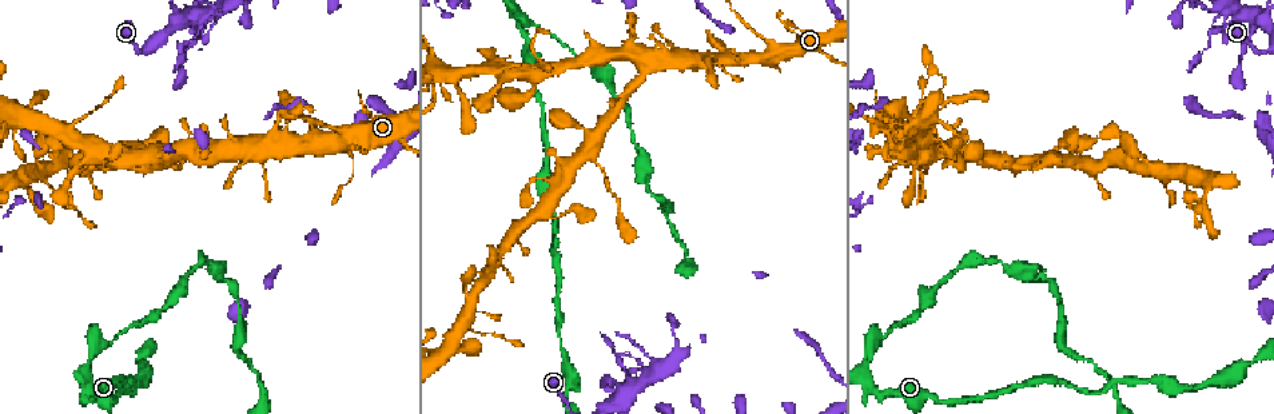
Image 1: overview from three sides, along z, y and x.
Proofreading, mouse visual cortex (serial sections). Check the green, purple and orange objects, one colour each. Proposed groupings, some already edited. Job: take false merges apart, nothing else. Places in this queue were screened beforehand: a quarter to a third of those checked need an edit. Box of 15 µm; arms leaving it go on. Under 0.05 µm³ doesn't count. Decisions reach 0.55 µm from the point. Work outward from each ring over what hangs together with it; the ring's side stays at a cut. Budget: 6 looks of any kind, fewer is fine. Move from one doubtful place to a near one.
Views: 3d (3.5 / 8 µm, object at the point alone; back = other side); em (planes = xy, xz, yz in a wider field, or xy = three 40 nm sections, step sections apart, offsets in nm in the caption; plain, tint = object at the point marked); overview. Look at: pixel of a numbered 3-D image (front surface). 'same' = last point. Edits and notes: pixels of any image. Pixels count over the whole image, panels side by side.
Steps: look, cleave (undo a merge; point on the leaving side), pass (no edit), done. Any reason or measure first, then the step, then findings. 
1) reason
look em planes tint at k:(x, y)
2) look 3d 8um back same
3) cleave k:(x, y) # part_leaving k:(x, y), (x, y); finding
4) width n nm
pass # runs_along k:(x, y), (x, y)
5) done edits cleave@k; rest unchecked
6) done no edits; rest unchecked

look 3d 3.5um at 1:(1224, 27)

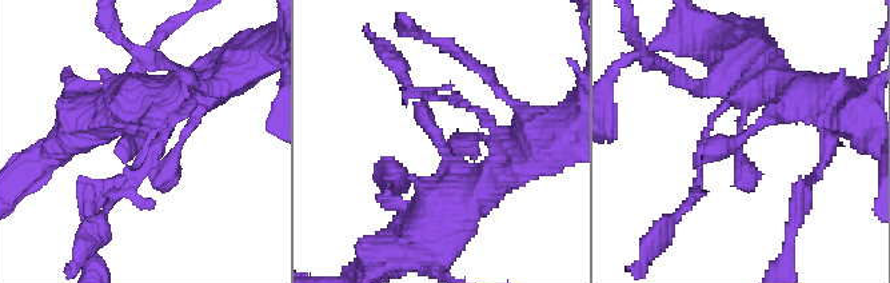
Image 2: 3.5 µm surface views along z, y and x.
arm_widths 100, 450 nm; shape alone is not enough
look em xy step 3 tint at 2:(444, 145)

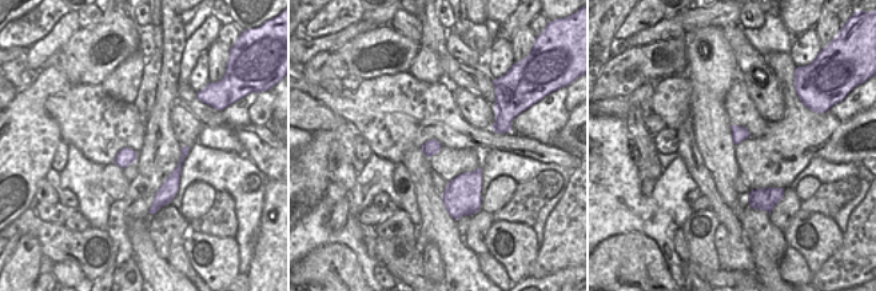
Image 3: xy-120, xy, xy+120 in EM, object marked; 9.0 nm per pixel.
pass # runs_along 2:(447, 219), (461, 208), (423, 96); all the same cell

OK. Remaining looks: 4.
small branch off a trunk
look 3d 3.5um at 1:(930, 118)

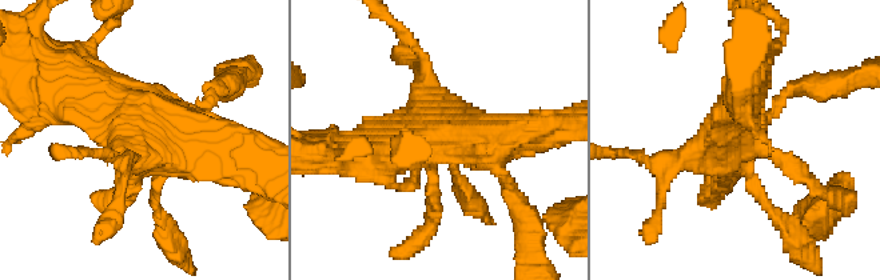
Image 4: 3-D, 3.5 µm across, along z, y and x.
now the EM
look em xy step 3 tint at 4:(449, 134)

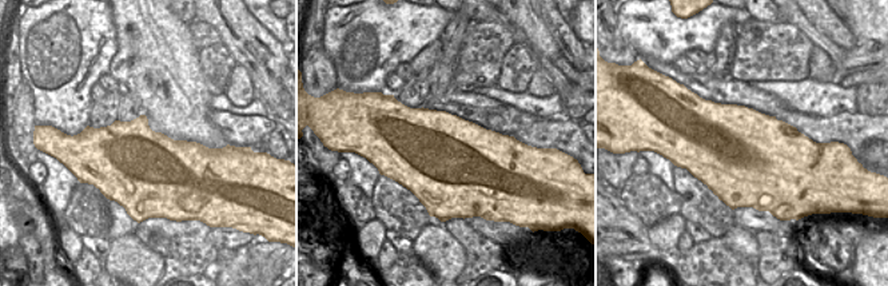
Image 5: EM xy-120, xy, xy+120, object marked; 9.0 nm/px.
pass # all the same cell

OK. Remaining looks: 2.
narrows sharply
look 3d 3.5um at 1:(1101, 390)

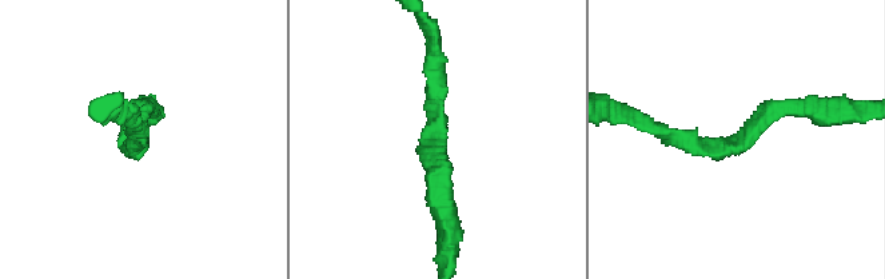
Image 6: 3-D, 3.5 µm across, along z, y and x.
arm_widths 200, 200 nm; now the EM
look em xy step 3 tint at 6:(742, 140)

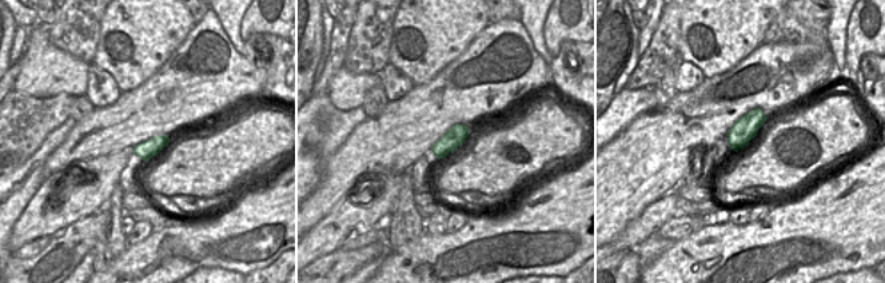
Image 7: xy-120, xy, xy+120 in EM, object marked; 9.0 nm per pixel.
width 170 nm
pass # runs_along 6:(662, 130), (721, 147), (778, 106), (816, 106); one cell here

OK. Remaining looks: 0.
done no edits; rest unchecked

